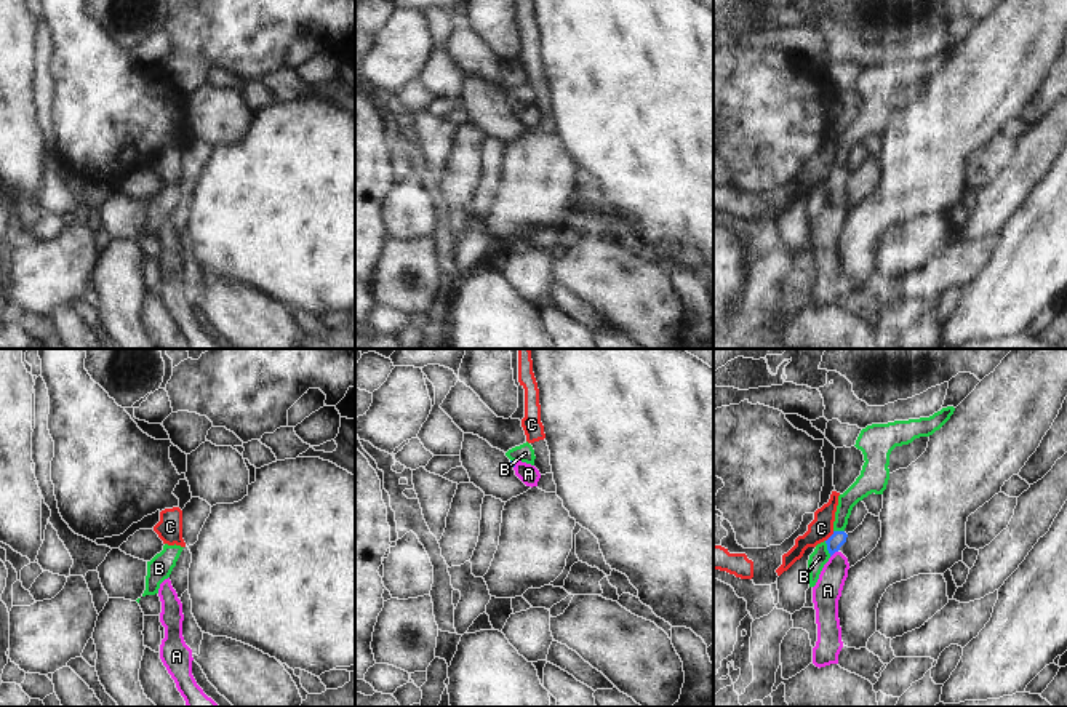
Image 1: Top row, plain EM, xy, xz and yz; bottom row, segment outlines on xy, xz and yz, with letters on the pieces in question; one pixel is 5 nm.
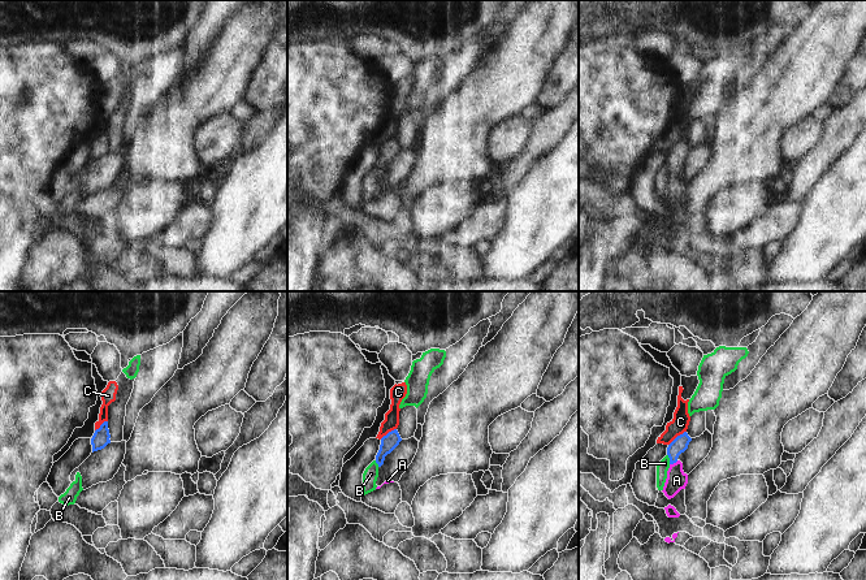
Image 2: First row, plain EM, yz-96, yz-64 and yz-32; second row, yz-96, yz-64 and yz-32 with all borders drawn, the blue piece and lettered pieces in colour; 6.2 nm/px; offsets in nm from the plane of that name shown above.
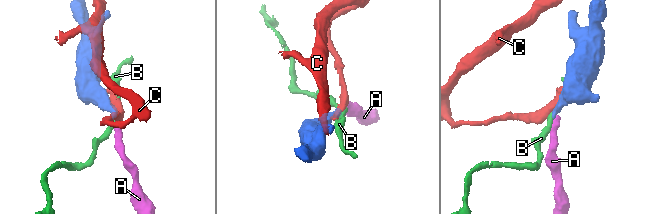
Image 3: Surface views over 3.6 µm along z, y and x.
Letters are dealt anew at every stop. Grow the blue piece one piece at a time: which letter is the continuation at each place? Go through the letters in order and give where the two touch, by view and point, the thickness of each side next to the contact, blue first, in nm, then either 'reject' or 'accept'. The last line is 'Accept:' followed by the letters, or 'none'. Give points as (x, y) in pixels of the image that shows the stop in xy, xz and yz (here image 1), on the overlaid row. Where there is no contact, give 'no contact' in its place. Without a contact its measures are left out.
A: meets blue in yz at (834, 552); 80 nm thick on the blue side, 140 nm on the other; accept
B: meets blue in yz at (827, 549); 80 nm thick on the blue side, 90 nm on the other; reject
C: meets blue in yz at (831, 536); 80 nm thick on the blue side, 120 nm on the other; reject
Accept: A

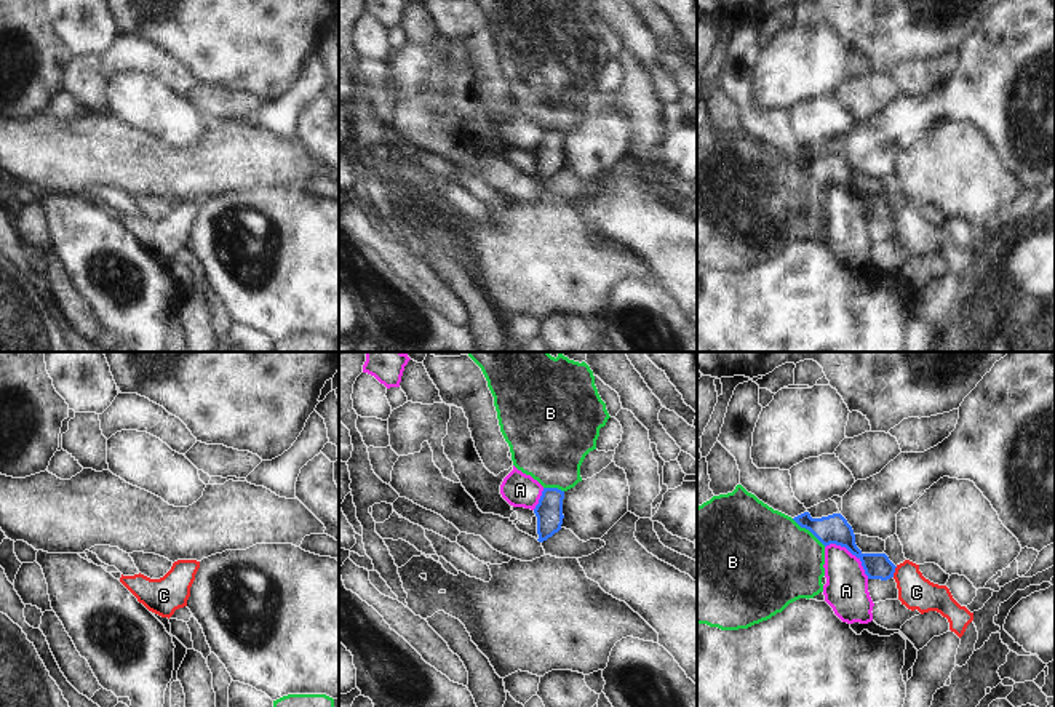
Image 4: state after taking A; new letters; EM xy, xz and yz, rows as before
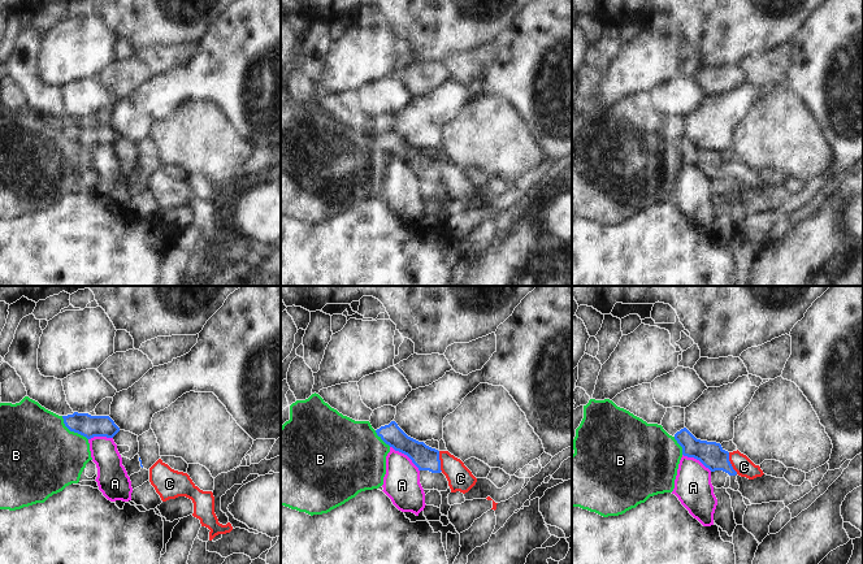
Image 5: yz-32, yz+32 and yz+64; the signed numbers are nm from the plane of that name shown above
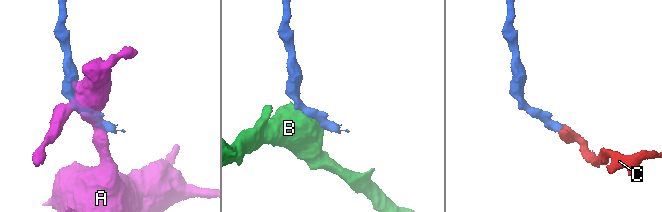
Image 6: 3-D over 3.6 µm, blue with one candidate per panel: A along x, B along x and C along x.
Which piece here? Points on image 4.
A: meets blue in yz at (851, 552); 140 nm thick on the blue side, 220 nm on the other; reject
B: meets blue in yz at (809, 530); 140 nm thick on the blue side, 460 nm on the other; reject
C: meets blue in yz at (894, 571); 130 nm thick on the blue side, 170 nm on the other; accept
Accept: C

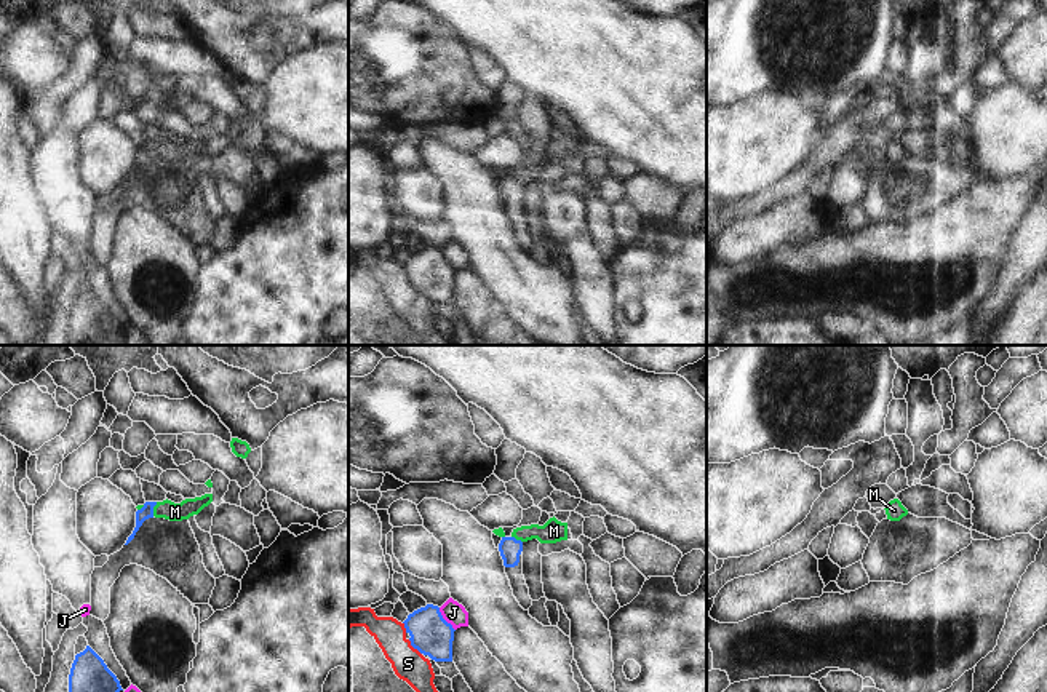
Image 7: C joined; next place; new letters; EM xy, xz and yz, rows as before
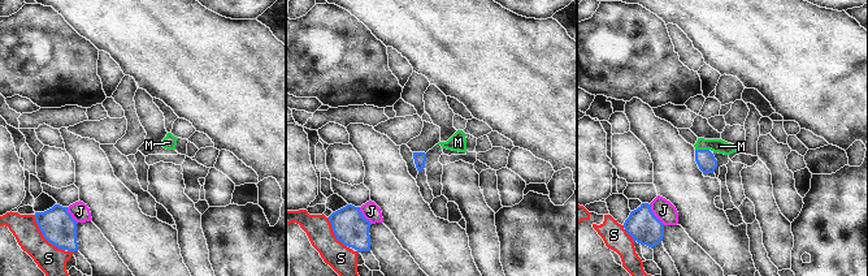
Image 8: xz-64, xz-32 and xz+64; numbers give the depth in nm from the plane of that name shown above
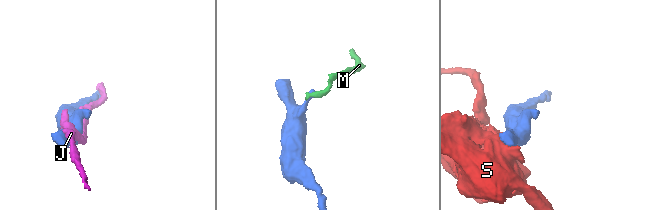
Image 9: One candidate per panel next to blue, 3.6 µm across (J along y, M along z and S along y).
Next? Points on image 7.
J: meets blue in xz at (443, 619); 200 nm thick on the blue side, 110 nm on the other; reject
M: meets blue in xy at (152, 509); 70 nm thick on the blue side, 100 nm on the other; reject
S: meets blue in xz at (414, 648); 200 nm thick on the blue side, 160 nm on the other; reject
Accept: none

